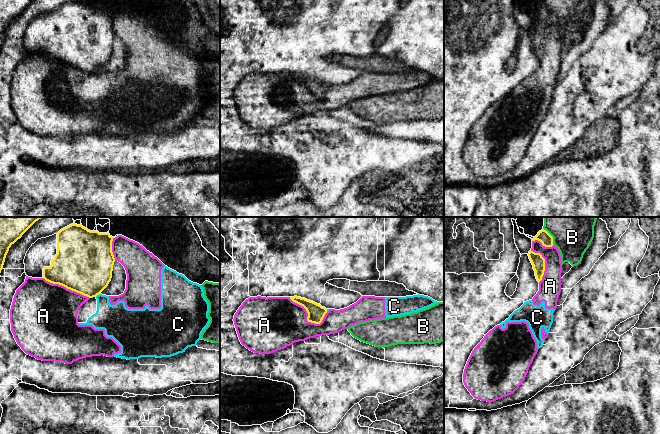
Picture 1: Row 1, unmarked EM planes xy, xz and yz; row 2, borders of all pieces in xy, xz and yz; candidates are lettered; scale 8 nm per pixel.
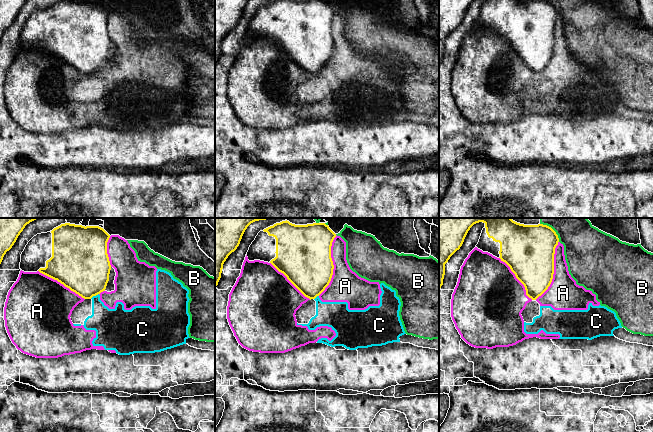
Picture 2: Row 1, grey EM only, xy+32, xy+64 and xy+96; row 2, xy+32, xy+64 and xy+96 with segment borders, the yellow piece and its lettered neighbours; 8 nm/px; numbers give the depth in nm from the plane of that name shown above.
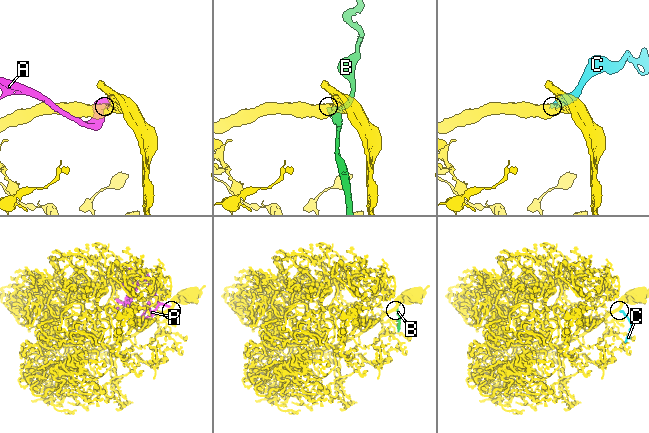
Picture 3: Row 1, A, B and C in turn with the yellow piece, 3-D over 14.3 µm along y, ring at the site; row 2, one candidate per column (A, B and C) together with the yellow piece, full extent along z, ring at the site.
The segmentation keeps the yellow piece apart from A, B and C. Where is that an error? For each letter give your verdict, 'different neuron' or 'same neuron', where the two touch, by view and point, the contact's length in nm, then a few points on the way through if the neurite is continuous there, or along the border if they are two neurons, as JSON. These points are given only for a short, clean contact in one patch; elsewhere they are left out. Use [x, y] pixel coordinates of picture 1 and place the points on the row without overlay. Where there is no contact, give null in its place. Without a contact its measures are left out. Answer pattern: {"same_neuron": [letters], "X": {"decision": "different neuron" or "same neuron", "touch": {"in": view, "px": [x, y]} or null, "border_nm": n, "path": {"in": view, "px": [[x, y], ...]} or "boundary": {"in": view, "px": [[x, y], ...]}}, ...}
{"same_neuron": [], "A": {"decision": "different neuron", "touch": {"in": "xz", "px": [307, 94]}, "border_nm": 340}, "B": {"decision": "different neuron", "touch": {"in": "yz", "px": [552, 13]}, "border_nm": 170}, "C": {"decision": "different neuron", "touch": {"in": "xy", "px": [97, 70]}, "border_nm": 50, "boundary": {"in": "xy", "px": [[100, 69], [95, 72]]}}}

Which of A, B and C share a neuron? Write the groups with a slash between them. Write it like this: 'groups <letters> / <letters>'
groups A C / B

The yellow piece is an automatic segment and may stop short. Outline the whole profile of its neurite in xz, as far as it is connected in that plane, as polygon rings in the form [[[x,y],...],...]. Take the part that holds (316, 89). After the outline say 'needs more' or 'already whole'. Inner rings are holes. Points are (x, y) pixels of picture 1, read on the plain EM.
[[[297,72],[290,73],[290,75],[306,85],[308,89],[308,93],[307,93],[308,98],[320,100],[325,90],[327,89],[327,85],[325,83],[322,83],[321,81],[313,77]]]; already whole

